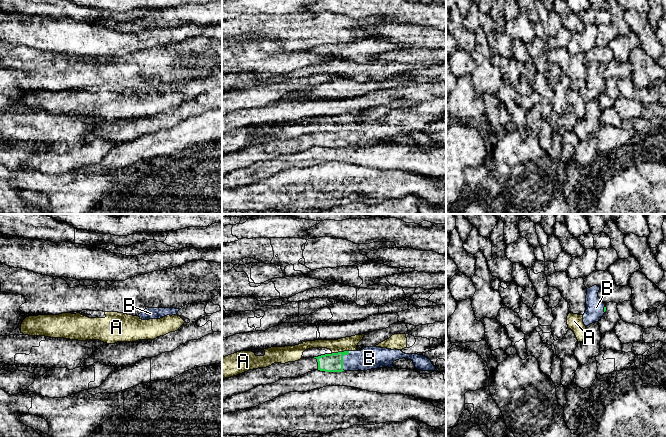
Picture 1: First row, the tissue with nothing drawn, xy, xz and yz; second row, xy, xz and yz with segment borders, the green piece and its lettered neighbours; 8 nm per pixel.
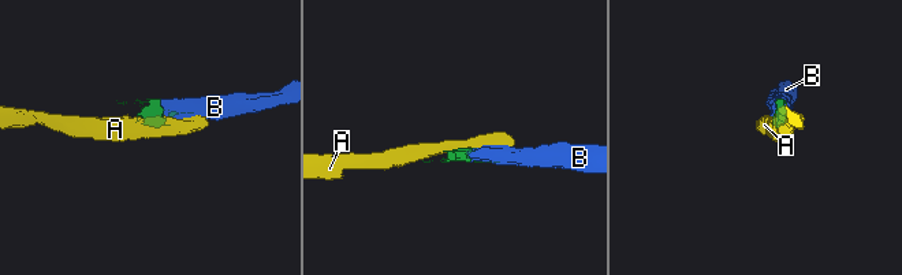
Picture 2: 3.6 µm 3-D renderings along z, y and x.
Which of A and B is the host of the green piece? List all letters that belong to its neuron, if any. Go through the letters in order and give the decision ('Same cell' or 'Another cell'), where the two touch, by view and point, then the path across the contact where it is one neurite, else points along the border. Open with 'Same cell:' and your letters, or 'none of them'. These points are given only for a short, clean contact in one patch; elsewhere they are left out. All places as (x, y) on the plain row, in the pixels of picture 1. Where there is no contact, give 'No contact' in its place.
Same cell: B
A: Another cell. Touches green at xz (340, 128). Boundary: xz (348, 126), (332, 129)
B: Same cell. Touches green at xz (342, 136). Path across: xz (333, 138), (342, 136), (365, 136), (369, 134)

